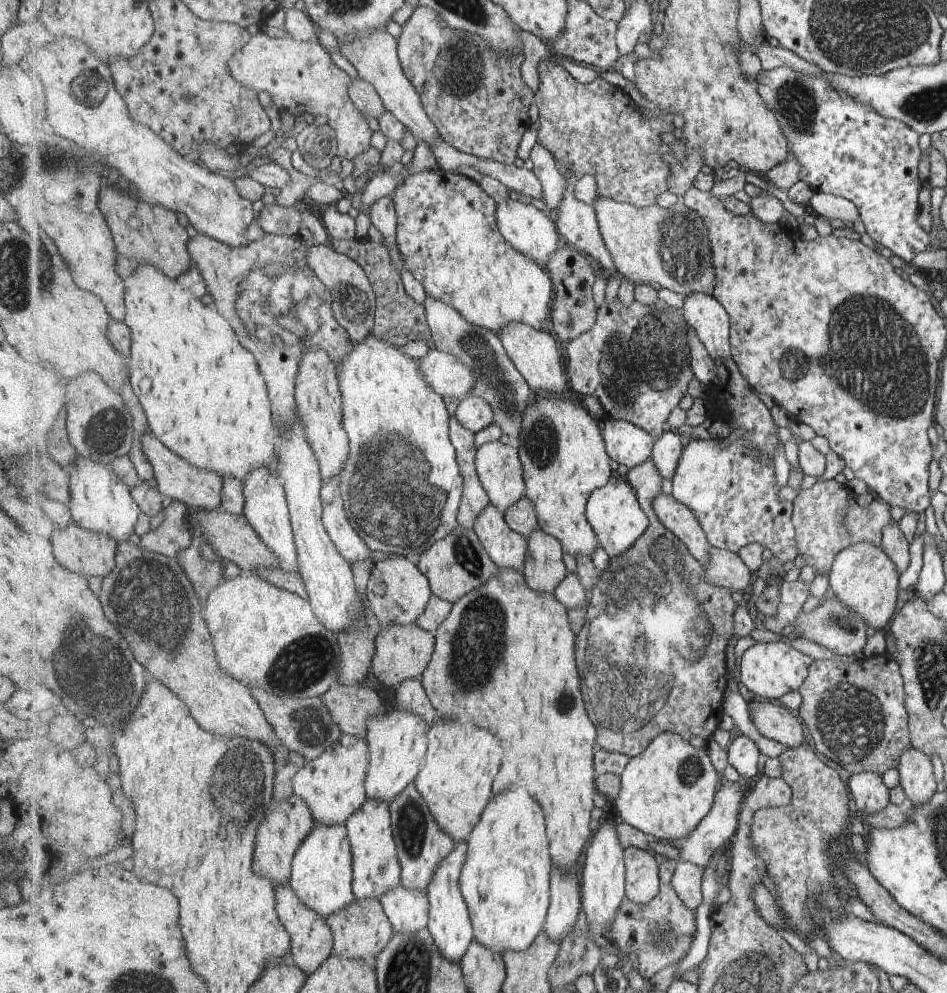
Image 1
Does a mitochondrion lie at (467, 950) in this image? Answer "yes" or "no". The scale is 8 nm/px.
no

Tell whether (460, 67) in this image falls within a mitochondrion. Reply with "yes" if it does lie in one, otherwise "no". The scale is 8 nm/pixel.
yes

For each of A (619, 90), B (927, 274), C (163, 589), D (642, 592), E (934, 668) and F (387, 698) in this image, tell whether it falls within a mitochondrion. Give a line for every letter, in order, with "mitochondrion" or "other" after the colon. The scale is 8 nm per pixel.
A: other
B: other
C: mitochondrion
D: mitochondrion
E: mitochondrion
F: other

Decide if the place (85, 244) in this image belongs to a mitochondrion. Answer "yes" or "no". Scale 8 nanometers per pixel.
no

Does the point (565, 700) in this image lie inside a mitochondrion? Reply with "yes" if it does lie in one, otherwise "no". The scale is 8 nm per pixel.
yes

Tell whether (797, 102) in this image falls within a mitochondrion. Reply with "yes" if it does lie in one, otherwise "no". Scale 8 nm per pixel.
yes

